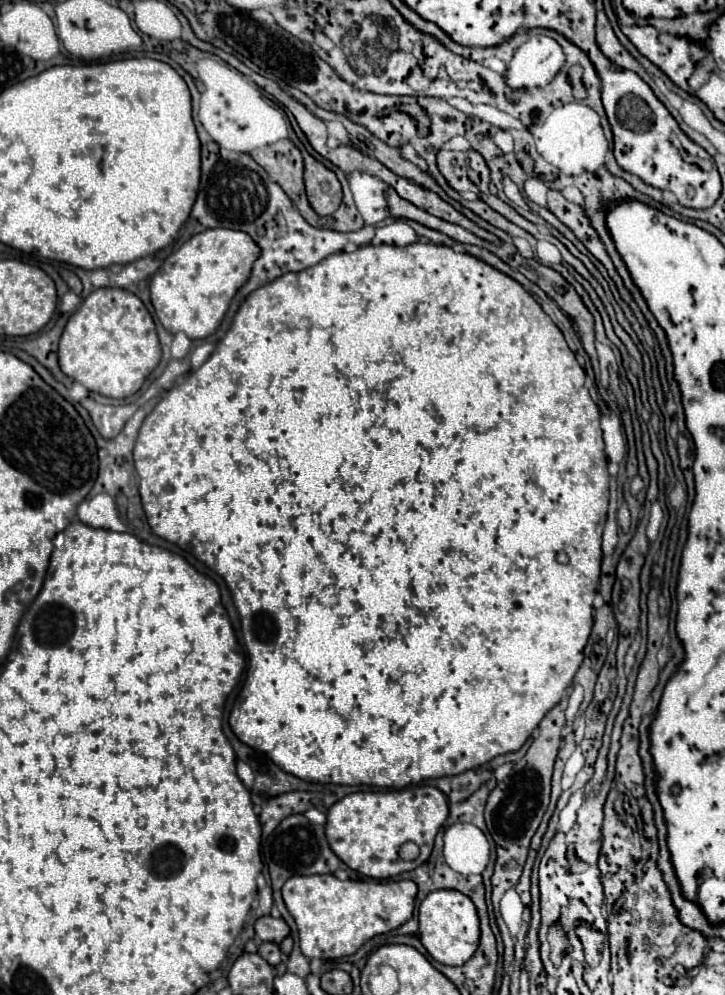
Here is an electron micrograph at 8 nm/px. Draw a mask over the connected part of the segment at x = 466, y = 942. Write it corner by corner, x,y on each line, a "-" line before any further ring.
440,889
428,893
426,899
420,903
418,921
418,937
434,961
444,965
462,965
474,955
480,937
478,915
474,903
460,891

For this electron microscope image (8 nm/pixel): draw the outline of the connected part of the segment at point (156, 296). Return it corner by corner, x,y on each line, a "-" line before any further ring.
202,231
174,251
150,281
150,299
154,311
172,335
184,333
190,339
204,339
214,333
236,291
250,275
250,263
258,257
258,247
242,231

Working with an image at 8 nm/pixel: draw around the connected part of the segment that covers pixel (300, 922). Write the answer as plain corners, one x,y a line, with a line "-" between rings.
294,875
282,887
286,909
300,933
300,949
308,959
338,959
356,953
368,939
394,931
412,917
416,883
402,881
340,881
334,875

